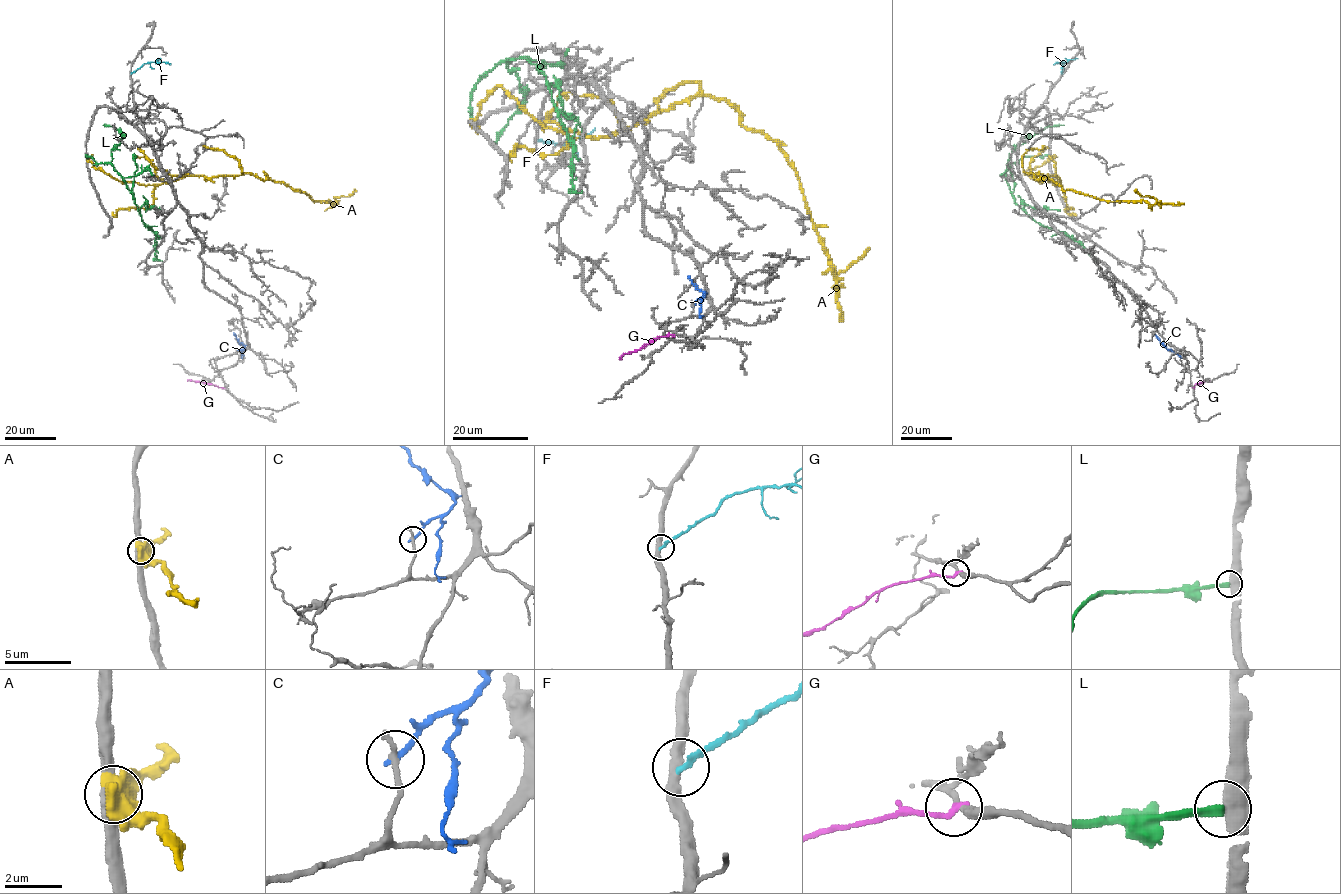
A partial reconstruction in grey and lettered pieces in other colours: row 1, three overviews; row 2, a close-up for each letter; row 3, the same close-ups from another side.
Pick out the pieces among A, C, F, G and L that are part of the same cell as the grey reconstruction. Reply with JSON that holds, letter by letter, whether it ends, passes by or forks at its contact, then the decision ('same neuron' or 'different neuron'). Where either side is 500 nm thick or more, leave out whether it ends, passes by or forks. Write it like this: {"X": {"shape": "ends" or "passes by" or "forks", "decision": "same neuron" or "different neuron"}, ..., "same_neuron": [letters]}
{"A": {"decision": "different neuron"}, "C": {"shape": "ends", "decision": "different neuron"}, "F": {"shape": "ends", "decision": "different neuron"}, "G": {"shape": "ends", "decision": "different neuron"}, "L": {"decision": "different neuron"}, "same_neuron": []}

